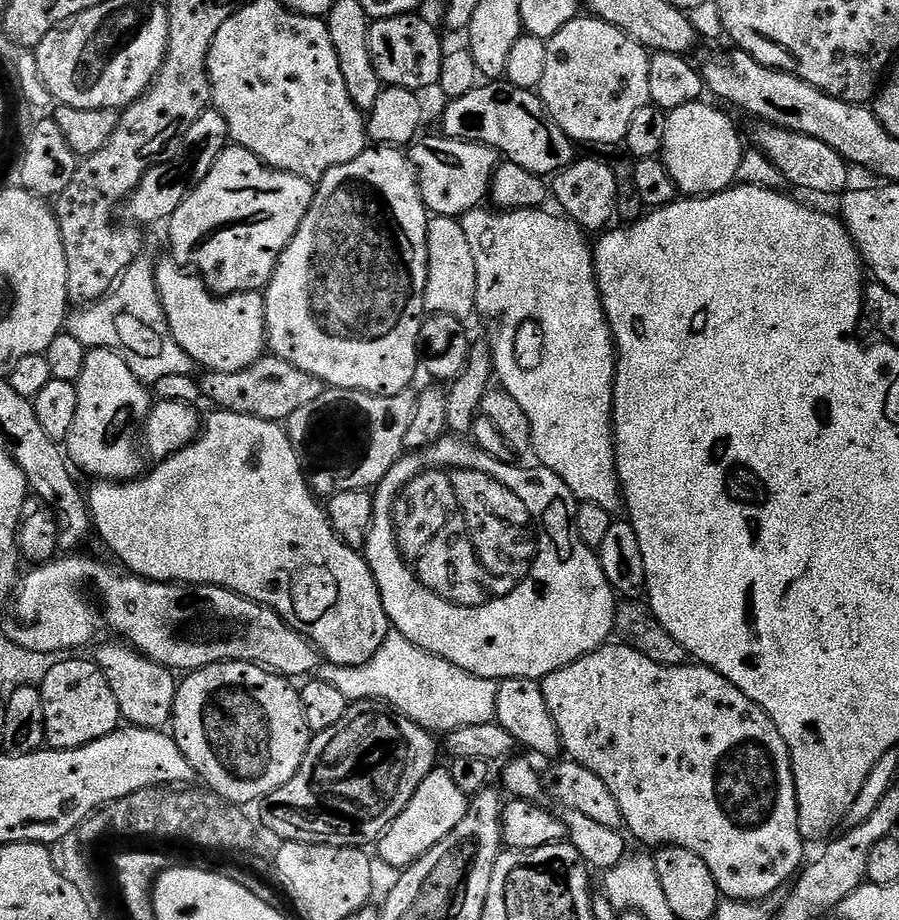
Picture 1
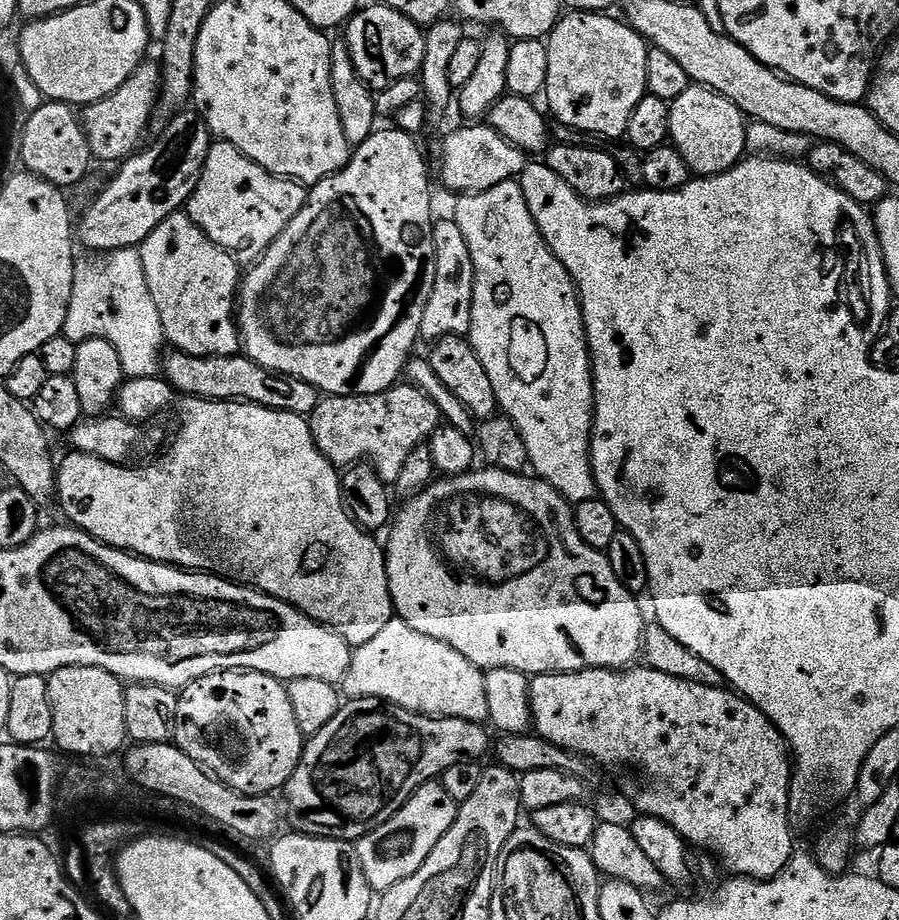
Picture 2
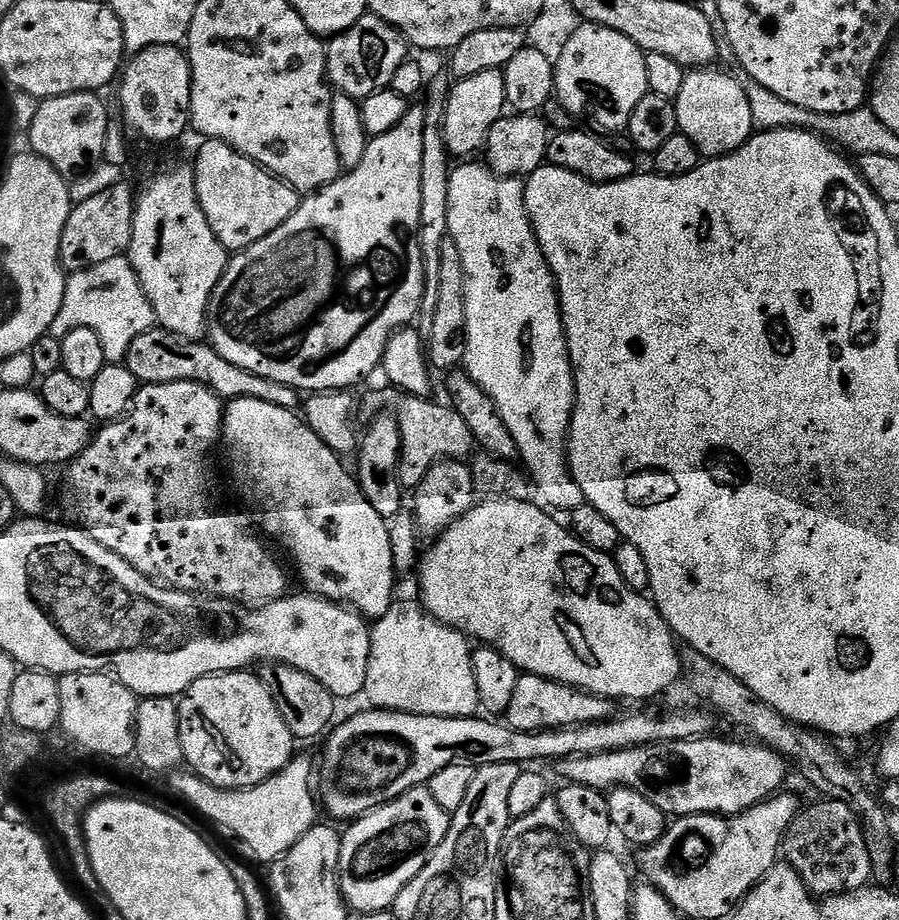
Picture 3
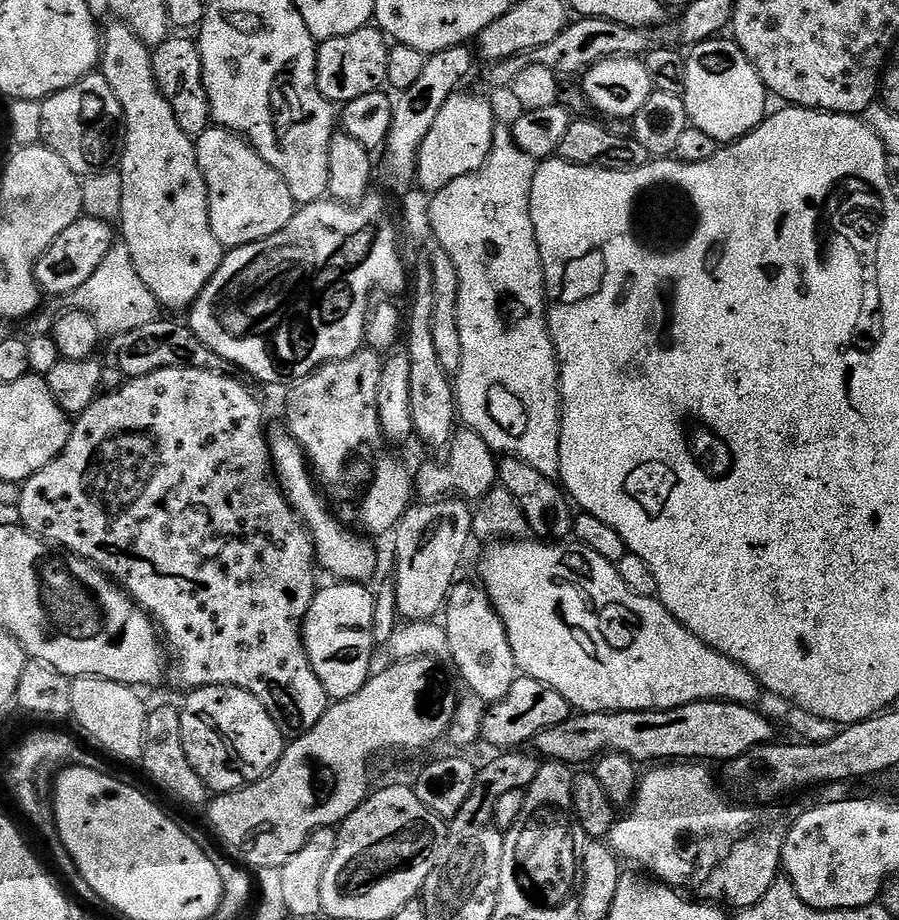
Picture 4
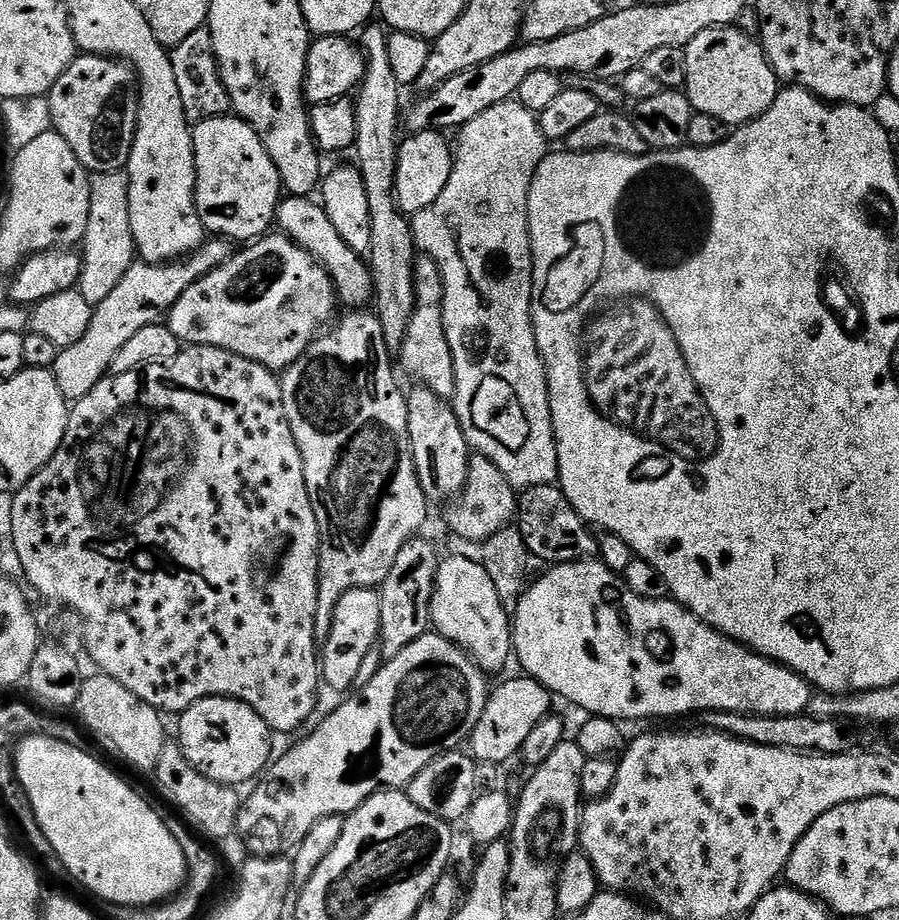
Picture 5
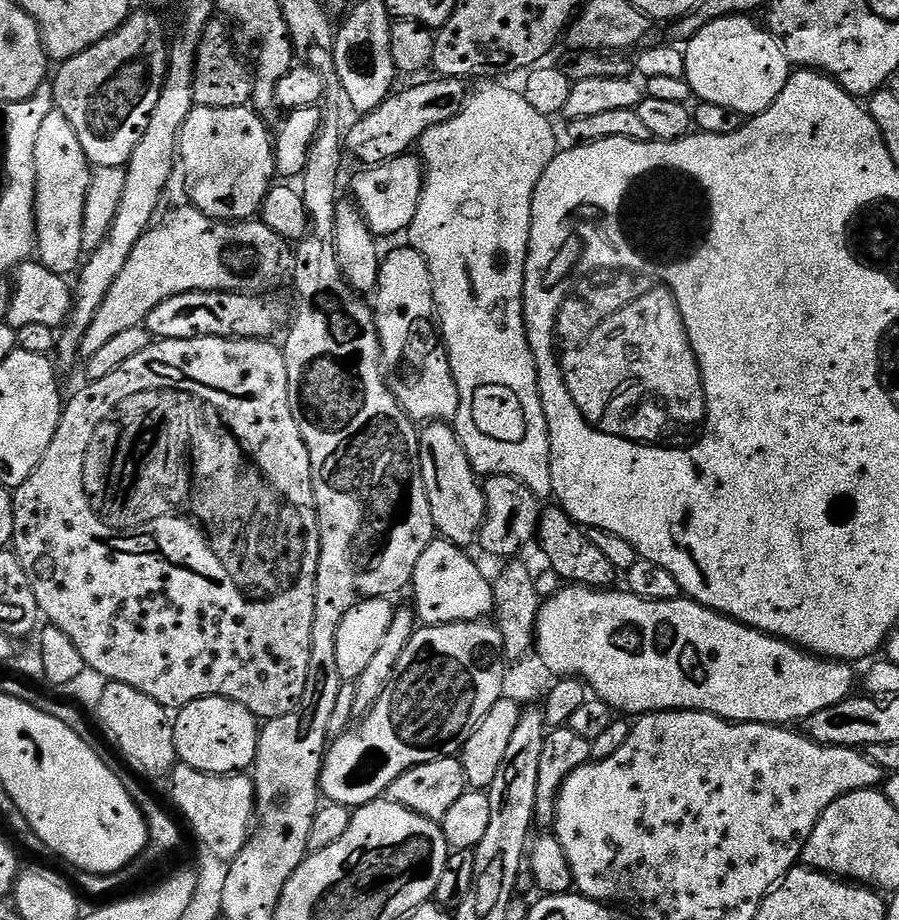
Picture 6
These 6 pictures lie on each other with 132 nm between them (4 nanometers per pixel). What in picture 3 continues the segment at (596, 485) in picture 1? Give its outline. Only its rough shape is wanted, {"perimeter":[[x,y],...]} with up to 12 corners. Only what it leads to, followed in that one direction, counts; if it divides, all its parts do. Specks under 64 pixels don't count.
{"perimeter":[[453,167],[463,367],[543,503],[568,471],[576,383],[524,180]]}

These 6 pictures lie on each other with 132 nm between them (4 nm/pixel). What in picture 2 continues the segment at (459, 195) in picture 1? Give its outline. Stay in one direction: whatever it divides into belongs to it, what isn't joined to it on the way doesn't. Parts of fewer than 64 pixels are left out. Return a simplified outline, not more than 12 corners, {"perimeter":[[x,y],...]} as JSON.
{"perimeter":[[487,123],[450,133],[440,180],[455,194],[520,177],[526,153]]}

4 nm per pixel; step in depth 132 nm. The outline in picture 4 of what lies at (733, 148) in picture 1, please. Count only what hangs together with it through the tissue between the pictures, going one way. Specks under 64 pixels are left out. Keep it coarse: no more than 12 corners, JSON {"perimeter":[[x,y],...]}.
{"perimeter":[[735,39],[691,45],[689,125],[720,146],[770,112]]}

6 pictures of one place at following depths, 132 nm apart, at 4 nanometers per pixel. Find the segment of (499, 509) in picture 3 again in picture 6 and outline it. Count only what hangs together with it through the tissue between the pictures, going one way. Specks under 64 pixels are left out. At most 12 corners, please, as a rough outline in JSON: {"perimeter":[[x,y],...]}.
{"perimeter":[[564,586],[535,655],[617,713],[796,726],[825,660],[681,598]]}

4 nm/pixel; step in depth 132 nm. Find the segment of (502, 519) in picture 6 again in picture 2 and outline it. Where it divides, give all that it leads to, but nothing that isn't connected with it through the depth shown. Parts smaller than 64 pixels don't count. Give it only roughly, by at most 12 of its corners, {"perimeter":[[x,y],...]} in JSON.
{"perimeter":[[413,384],[324,396],[312,437],[337,466],[386,485],[441,427]]}

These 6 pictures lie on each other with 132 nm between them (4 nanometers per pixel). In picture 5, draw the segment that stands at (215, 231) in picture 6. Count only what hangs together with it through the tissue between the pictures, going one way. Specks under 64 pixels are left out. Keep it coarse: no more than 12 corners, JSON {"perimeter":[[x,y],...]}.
{"perimeter":[[208,238],[167,264],[134,262],[50,371],[86,398],[118,350],[233,252]]}

